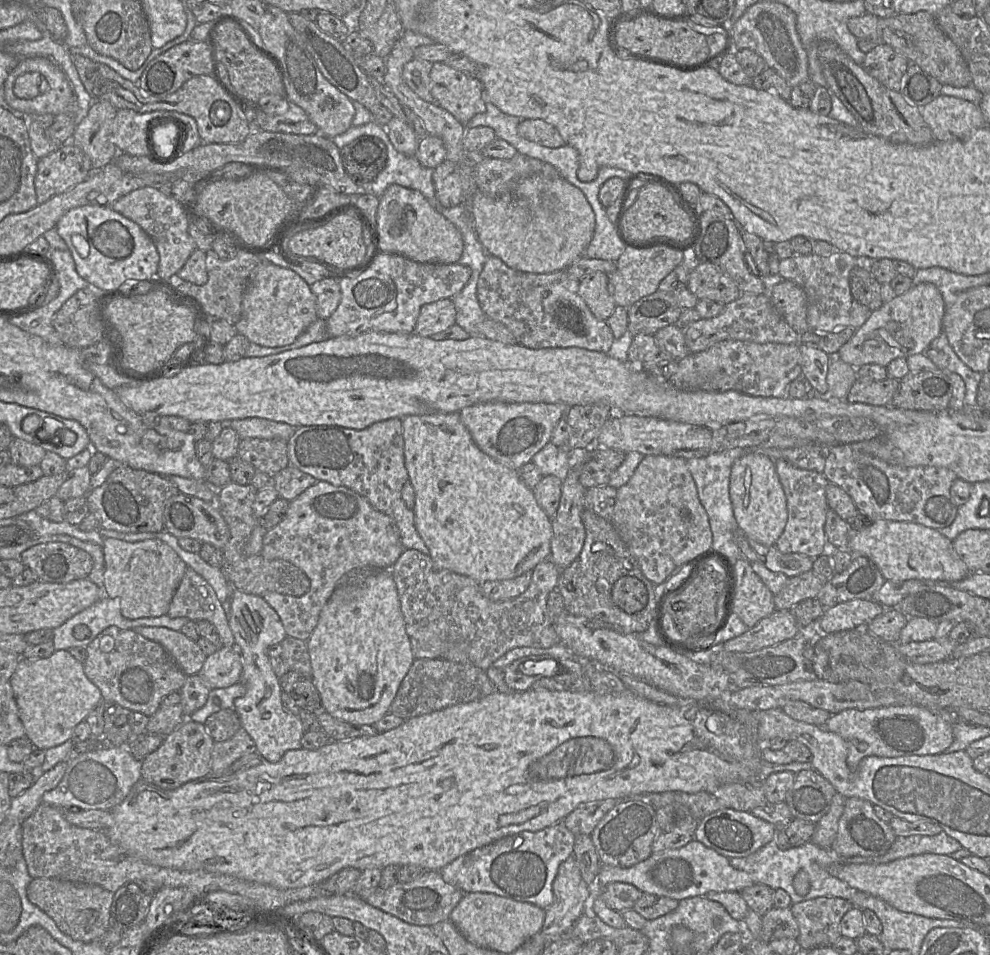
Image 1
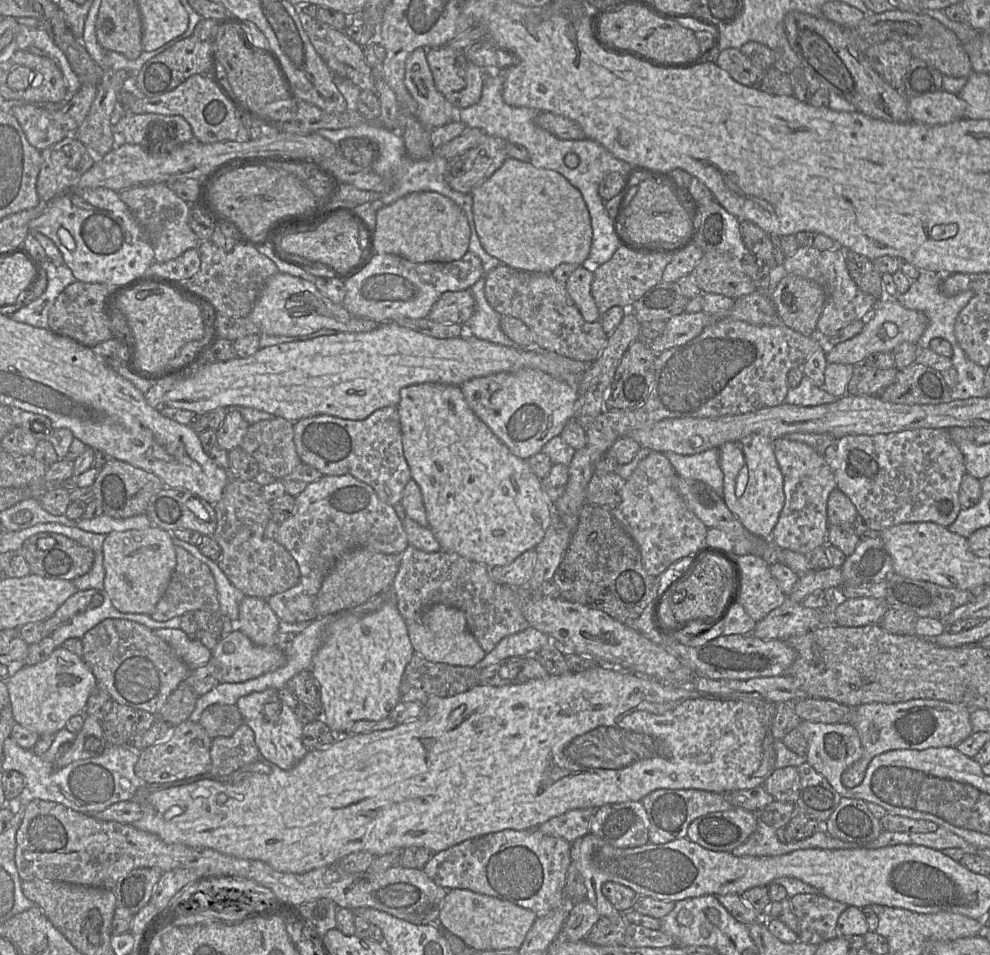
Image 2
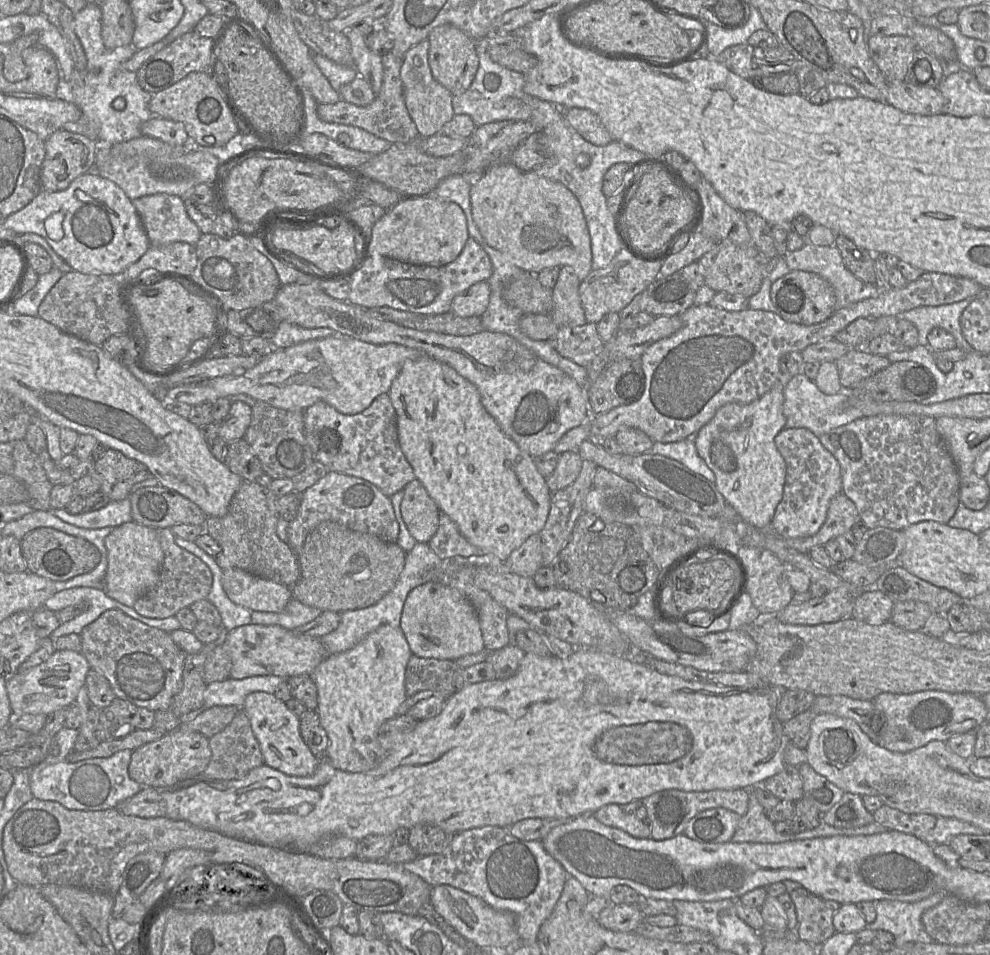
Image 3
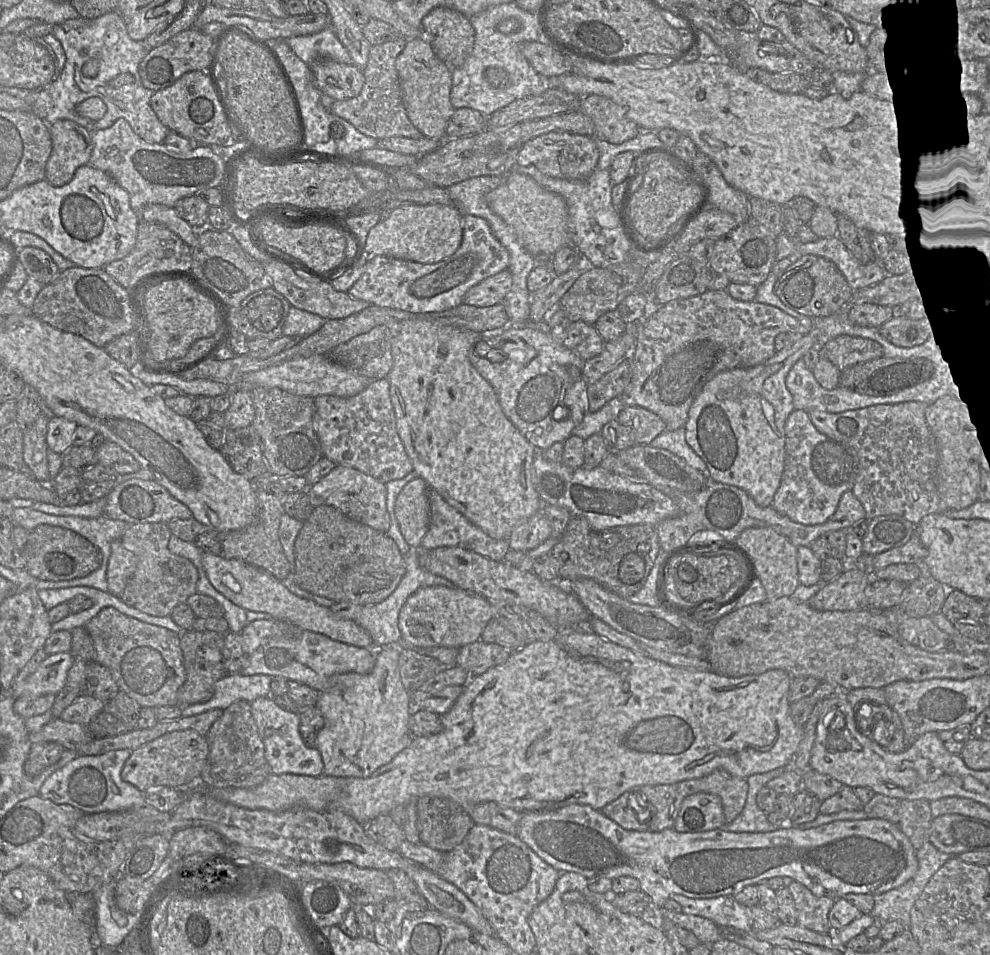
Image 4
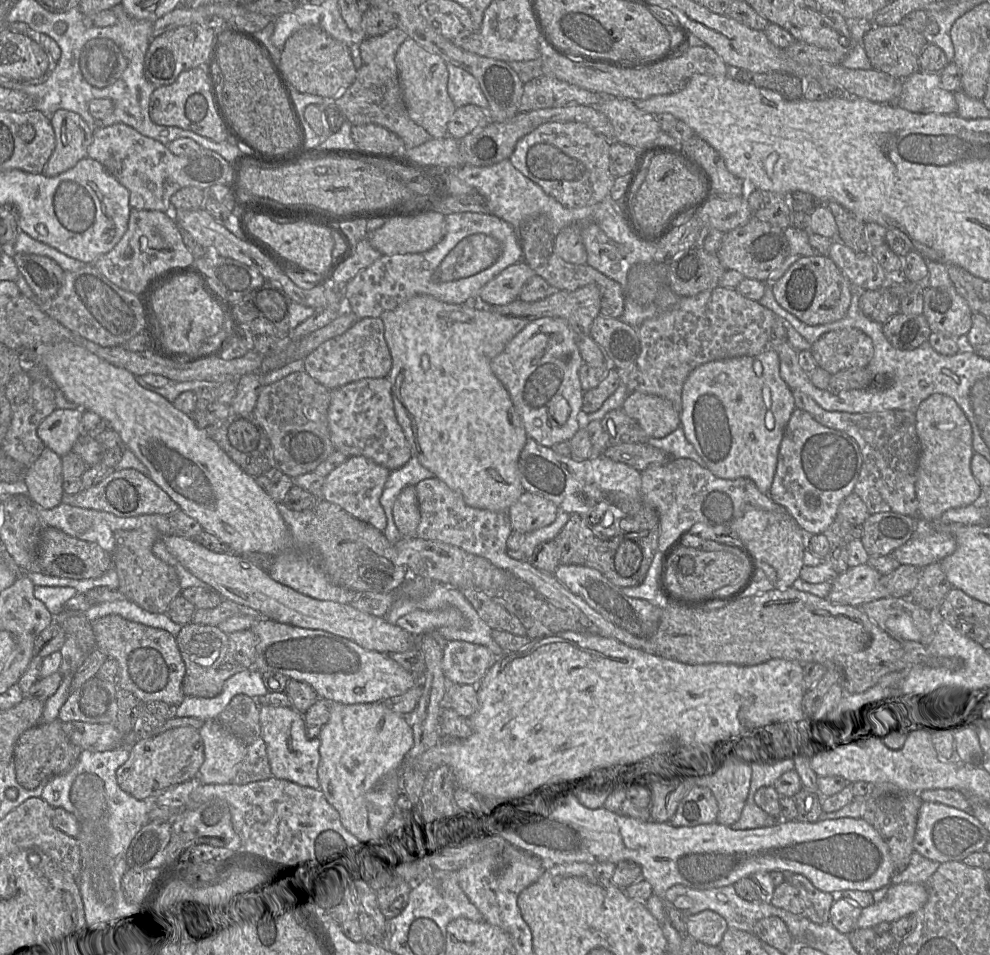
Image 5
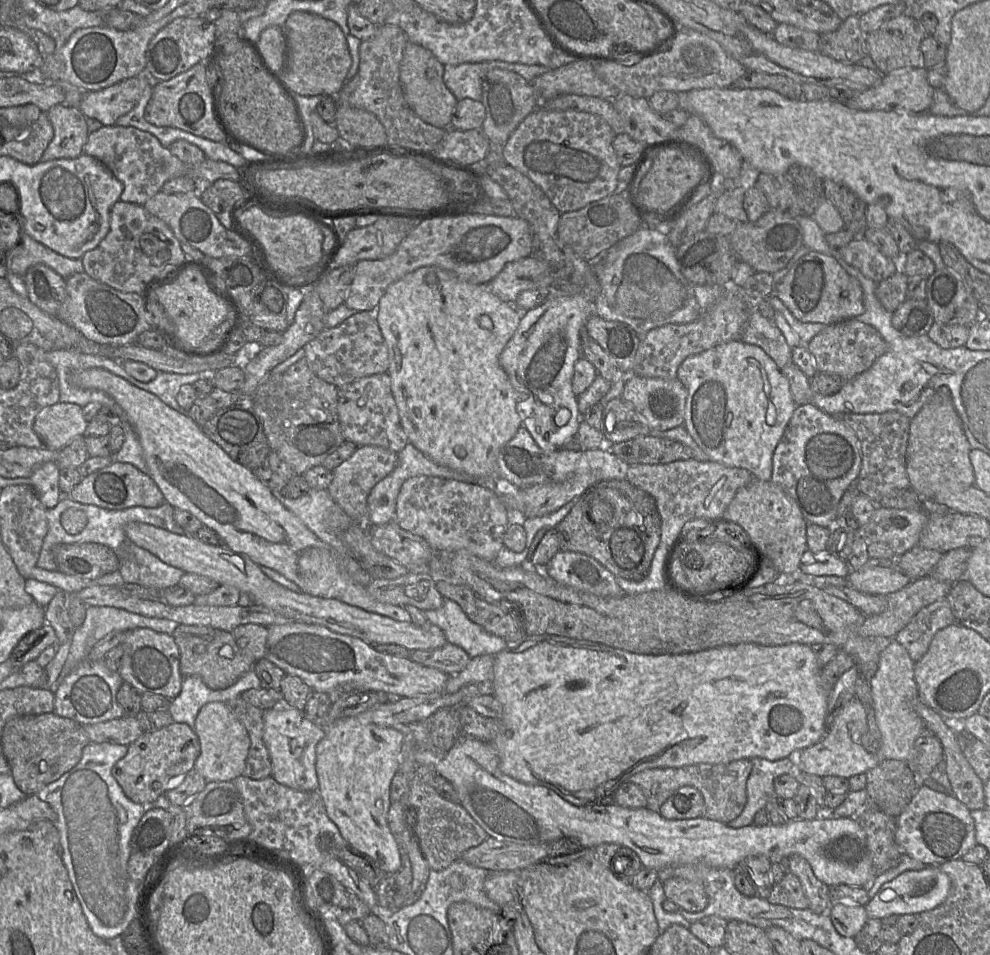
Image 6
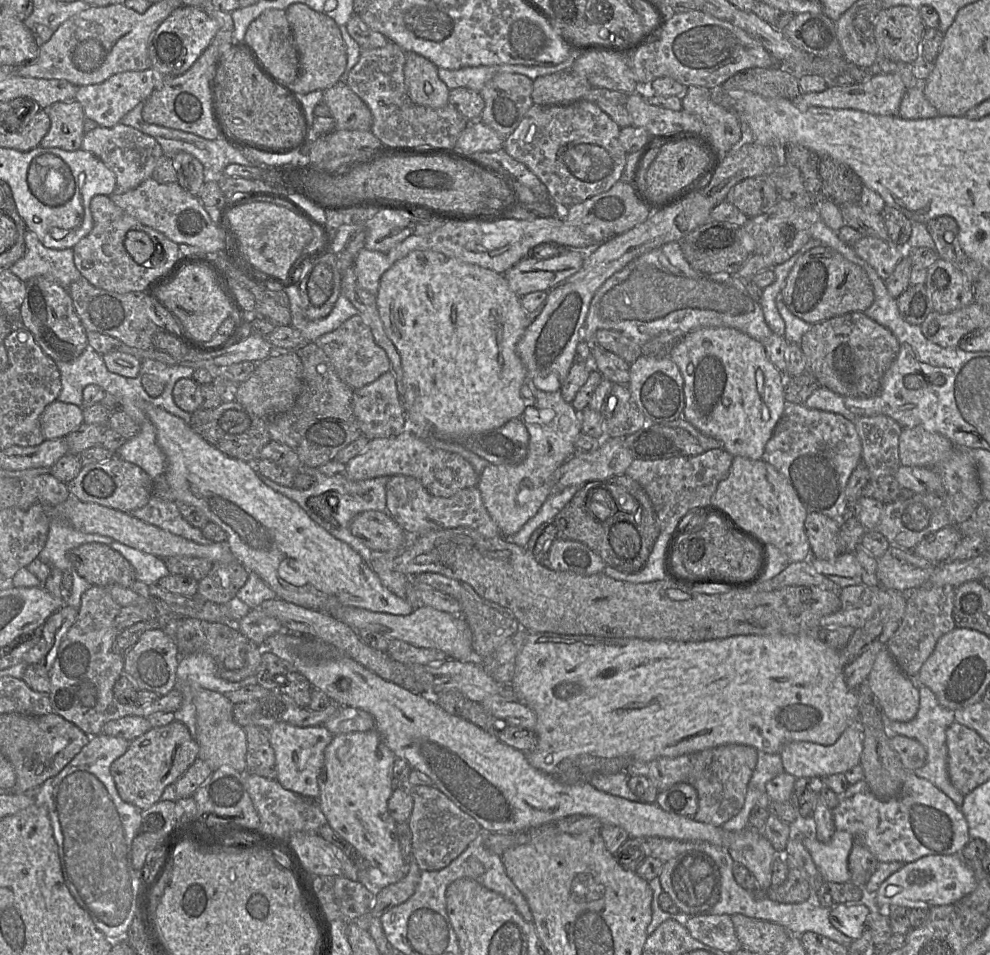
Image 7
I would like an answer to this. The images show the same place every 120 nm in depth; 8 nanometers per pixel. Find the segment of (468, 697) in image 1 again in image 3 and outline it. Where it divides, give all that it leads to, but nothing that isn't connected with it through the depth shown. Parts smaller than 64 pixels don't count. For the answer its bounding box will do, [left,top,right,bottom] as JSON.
[405,655,464,697]

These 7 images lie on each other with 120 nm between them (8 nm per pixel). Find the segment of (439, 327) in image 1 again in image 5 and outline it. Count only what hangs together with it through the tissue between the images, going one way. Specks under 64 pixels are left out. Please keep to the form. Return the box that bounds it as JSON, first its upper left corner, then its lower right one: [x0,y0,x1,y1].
[477,261,535,306]

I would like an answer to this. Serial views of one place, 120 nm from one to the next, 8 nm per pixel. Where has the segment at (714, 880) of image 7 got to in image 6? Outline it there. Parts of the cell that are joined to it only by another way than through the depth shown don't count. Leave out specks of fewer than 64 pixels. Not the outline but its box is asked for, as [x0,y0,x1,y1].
[663,878,708,912]

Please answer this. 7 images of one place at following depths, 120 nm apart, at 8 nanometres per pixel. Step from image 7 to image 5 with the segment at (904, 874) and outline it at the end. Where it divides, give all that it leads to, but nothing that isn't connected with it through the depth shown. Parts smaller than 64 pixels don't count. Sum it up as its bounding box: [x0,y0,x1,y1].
[856,883,928,929]

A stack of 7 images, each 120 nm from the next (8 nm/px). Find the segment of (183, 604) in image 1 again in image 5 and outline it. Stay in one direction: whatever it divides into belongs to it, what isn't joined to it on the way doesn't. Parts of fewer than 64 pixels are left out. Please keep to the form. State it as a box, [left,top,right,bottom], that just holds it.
[112,526,182,613]

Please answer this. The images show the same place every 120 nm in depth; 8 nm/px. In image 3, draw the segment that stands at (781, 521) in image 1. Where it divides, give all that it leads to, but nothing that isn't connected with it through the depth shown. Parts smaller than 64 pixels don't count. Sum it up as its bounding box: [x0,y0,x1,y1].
[695,374,793,529]

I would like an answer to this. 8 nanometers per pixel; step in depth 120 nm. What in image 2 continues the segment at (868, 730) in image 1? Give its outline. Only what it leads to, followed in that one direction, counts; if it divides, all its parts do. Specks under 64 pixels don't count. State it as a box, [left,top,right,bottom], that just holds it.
[843,698,973,788]

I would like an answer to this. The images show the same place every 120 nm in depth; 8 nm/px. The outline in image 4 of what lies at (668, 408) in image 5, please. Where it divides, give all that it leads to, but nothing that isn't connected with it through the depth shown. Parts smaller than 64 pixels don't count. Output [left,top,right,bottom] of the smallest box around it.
[617,406,666,445]

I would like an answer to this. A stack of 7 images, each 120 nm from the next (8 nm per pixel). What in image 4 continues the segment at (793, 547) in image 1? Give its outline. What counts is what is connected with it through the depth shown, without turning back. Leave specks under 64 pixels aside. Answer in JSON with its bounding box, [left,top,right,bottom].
[772,409,858,525]

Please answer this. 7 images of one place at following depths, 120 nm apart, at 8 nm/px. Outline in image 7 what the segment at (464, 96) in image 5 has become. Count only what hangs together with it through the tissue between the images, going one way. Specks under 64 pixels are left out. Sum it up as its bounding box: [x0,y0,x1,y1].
[439,64,517,92]

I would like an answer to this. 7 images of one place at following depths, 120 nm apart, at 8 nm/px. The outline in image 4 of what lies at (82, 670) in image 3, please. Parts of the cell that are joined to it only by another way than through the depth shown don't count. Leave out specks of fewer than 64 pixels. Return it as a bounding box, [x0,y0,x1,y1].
[19,652,74,695]

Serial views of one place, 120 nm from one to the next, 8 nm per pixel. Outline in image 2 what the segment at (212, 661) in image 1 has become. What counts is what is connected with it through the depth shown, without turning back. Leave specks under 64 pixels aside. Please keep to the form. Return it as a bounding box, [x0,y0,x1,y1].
[212,630,286,683]

